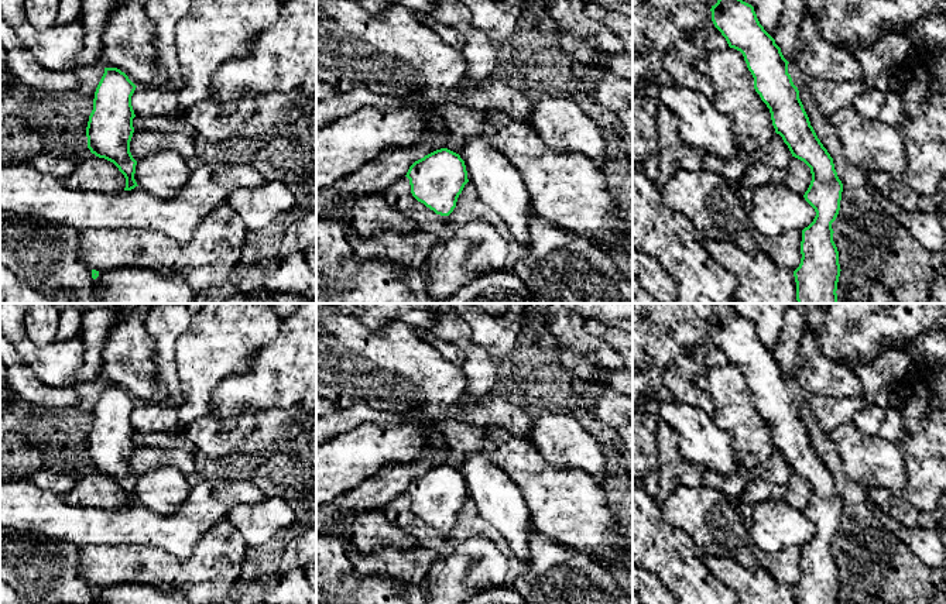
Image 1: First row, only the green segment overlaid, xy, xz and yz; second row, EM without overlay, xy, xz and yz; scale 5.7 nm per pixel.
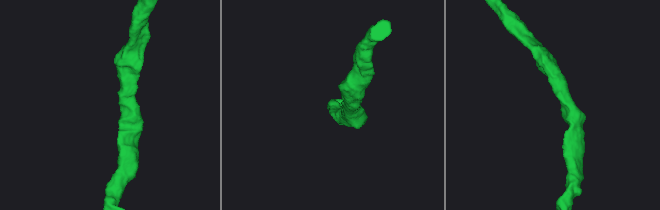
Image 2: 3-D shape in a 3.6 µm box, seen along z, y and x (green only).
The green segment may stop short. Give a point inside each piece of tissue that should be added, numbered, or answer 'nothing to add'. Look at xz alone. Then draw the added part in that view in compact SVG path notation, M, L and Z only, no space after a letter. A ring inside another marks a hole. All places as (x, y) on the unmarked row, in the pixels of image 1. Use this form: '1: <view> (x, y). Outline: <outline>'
nothing to add

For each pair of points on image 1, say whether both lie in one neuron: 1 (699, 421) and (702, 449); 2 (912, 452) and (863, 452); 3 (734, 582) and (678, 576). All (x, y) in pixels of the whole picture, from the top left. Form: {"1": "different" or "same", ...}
{"1": "same", "2": "different", "3": "different"}

